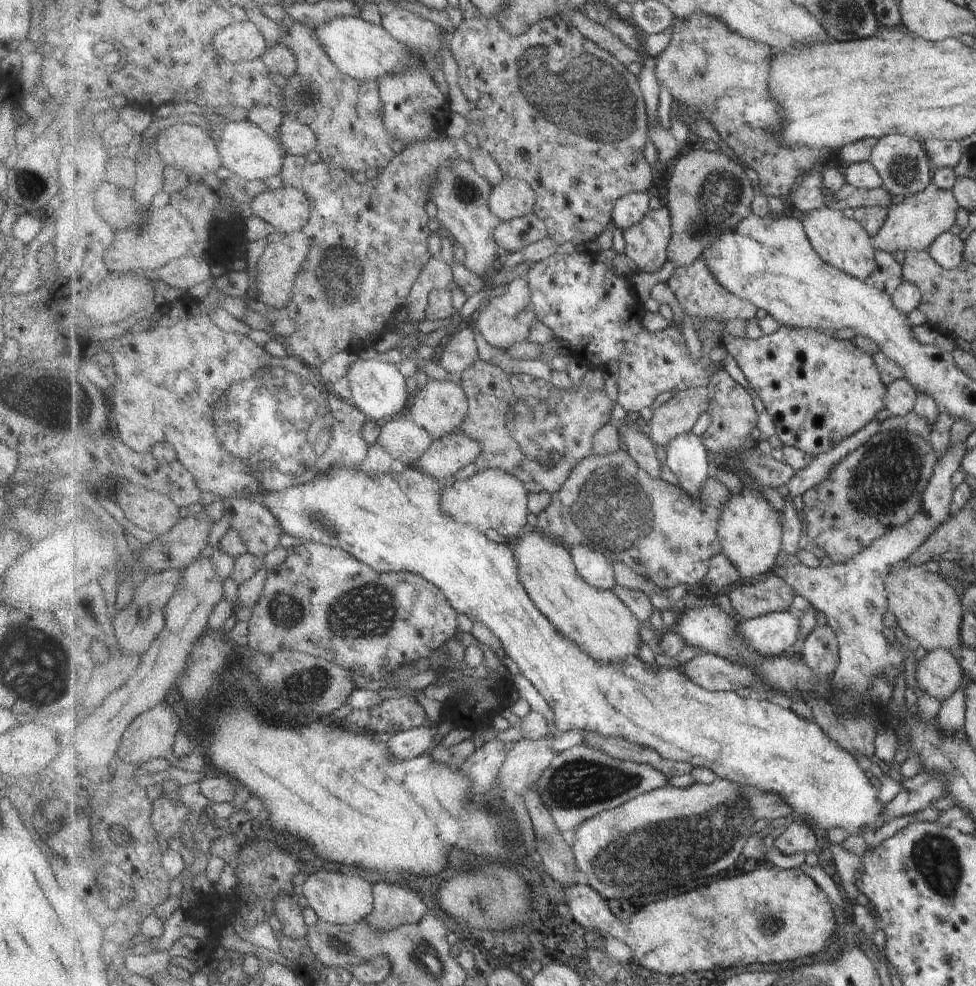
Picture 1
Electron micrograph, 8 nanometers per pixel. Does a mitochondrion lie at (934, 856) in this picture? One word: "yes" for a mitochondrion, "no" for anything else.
yes

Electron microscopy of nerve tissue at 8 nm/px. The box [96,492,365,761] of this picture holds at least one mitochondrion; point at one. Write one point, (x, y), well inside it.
(297, 692)

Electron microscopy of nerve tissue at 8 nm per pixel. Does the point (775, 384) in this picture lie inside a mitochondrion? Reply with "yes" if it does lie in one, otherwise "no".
no

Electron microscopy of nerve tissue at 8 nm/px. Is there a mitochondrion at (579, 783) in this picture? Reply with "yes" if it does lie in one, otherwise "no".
yes

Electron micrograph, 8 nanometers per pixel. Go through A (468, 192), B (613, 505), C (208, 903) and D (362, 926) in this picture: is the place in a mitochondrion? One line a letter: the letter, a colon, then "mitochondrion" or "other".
A: mitochondrion
B: mitochondrion
C: other
D: other

